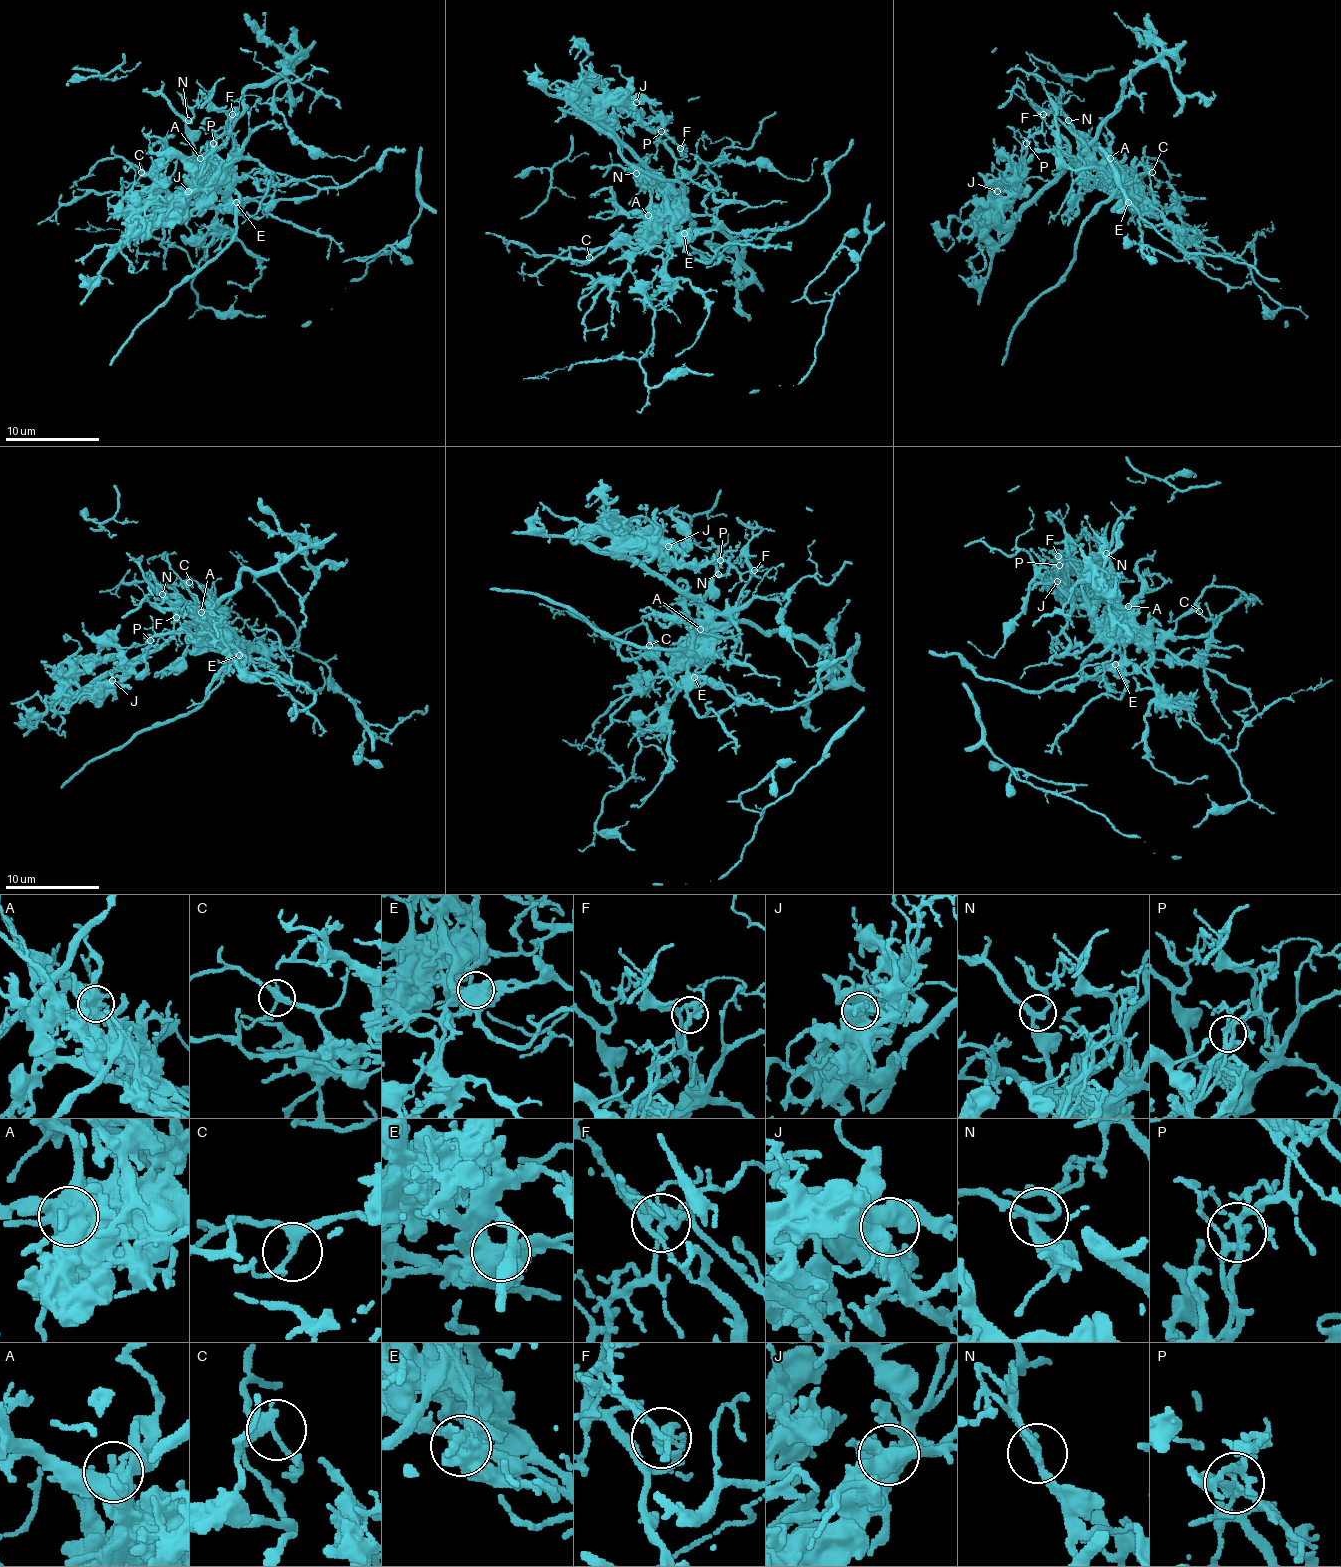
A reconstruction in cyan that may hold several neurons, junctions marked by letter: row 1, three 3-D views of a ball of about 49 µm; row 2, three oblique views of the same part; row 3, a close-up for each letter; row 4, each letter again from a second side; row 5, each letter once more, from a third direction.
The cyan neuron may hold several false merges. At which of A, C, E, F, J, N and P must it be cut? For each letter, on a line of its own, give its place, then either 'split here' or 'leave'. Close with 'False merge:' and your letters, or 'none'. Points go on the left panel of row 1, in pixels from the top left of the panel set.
A: place (200, 158); leave
C: place (141, 172); leave
E: place (236, 202); split here
F: place (232, 114); split here
J: place (188, 191); leave
N: place (188, 120); leave
P: place (213, 143); leave
False merge: E, F

